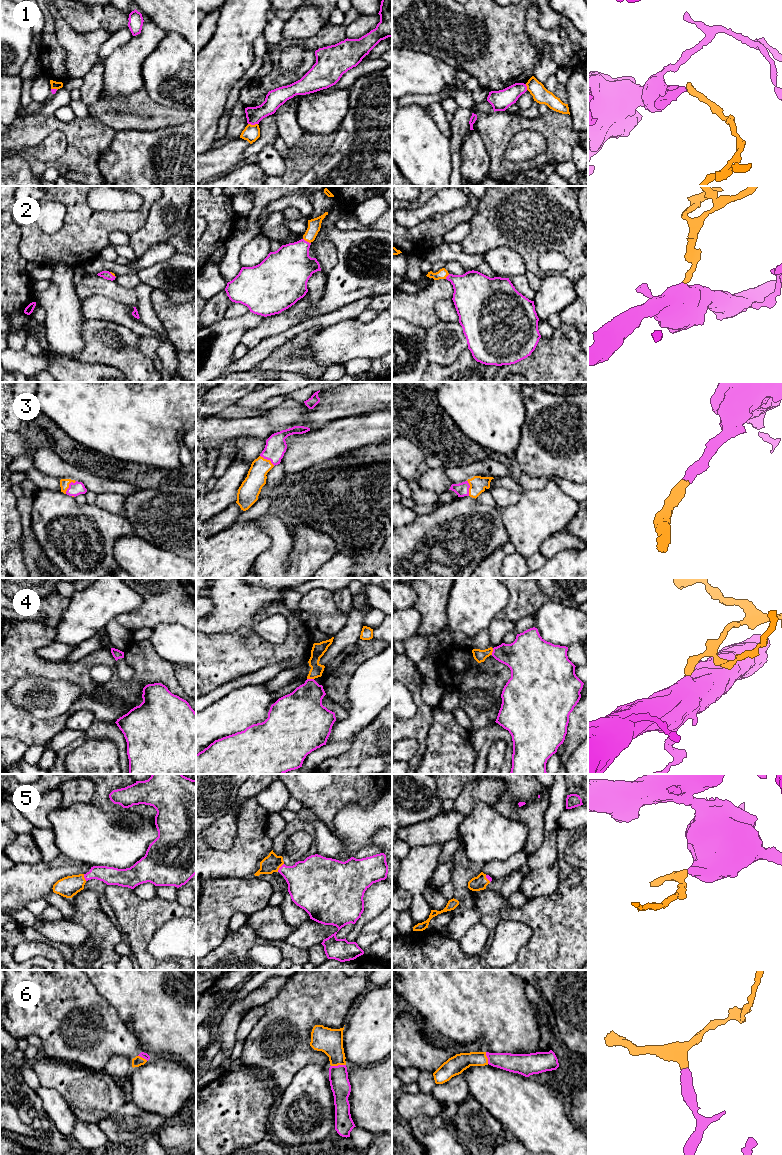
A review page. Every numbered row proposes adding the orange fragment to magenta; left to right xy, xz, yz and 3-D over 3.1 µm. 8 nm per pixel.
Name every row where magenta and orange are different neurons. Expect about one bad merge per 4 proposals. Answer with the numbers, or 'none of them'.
1, 4

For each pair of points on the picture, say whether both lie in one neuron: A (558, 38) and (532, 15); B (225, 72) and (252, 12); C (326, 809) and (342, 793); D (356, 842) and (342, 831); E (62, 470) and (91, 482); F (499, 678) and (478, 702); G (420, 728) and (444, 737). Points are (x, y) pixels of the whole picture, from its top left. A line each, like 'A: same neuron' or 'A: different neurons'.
A: same neuron
B: same neuron
C: same neuron
D: same neuron
E: same neuron
F: same neuron
G: different neurons

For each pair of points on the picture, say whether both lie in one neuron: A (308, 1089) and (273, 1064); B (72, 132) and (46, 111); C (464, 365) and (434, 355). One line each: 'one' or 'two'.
A: two
B: two
C: two

